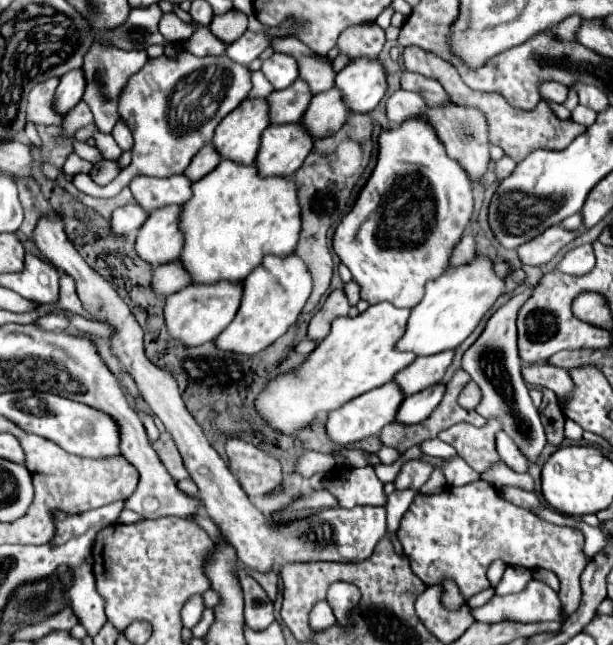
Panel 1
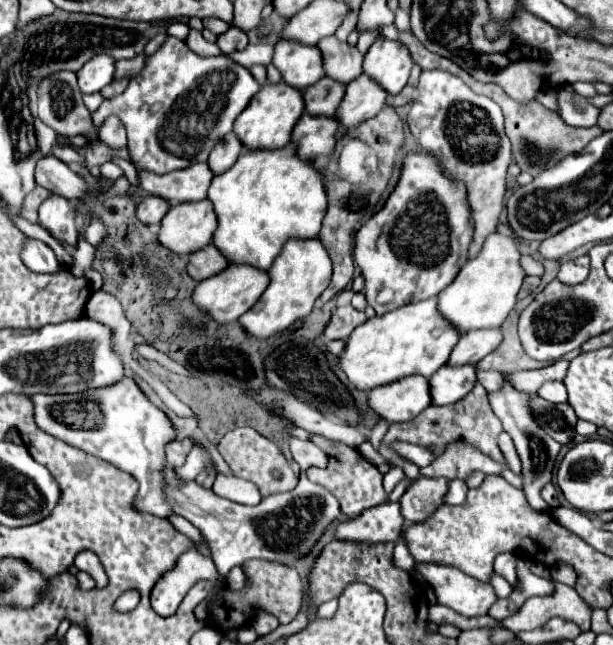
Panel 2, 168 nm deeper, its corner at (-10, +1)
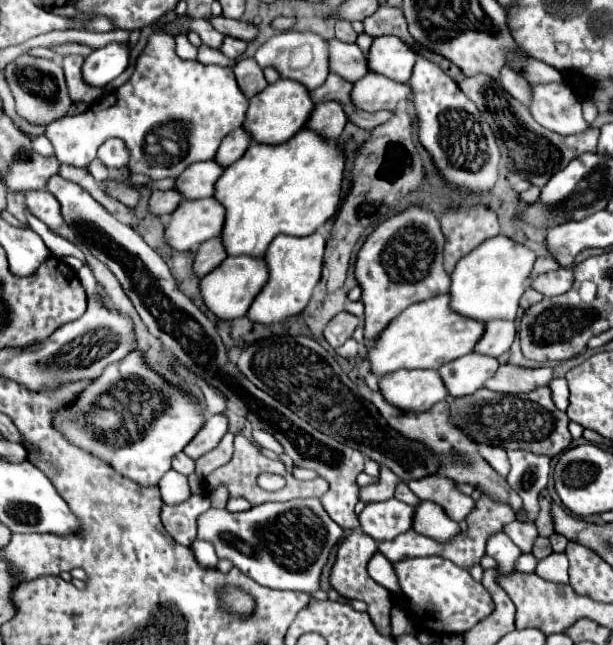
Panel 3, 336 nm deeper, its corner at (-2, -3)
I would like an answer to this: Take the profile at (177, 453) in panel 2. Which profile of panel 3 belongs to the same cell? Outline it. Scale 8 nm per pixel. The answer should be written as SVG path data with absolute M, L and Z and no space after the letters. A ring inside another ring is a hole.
M180 452L180 454L174 458L172 468L174 468L174 470L178 470L180 474L184 474L184 476L190 476L190 474L194 472L194 460L192 460L192 458L188 458L184 452Z

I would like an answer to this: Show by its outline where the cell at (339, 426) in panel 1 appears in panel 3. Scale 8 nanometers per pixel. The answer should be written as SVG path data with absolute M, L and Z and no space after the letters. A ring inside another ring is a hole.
M398 370L380 380L384 398L402 410L428 410L448 396L438 370Z

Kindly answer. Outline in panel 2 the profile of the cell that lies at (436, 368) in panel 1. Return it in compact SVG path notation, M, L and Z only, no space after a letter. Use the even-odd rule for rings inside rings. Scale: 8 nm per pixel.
M500 328L492 330L472 330L460 338L456 344L456 350L452 350L452 358L448 358L446 364L450 366L466 366L476 364L486 354L490 354L502 340Z

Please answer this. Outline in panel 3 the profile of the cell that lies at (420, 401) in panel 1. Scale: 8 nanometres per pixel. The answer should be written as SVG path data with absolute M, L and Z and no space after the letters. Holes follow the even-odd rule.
M468 354L454 362L444 364L438 372L450 392L450 396L462 396L462 394L474 394L478 388L484 386L492 374L500 368L500 362L492 356L484 354Z

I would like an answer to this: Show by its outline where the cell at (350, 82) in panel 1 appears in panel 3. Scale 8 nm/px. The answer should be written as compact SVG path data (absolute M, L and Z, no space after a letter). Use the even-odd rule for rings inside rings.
M378 36L368 50L368 66L372 72L384 74L396 82L408 82L416 52L396 36Z

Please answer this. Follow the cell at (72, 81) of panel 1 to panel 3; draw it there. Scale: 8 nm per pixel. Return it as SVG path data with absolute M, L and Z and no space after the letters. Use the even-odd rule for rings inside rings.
M110 42L84 60L84 80L90 86L106 86L128 68L128 58L130 44Z

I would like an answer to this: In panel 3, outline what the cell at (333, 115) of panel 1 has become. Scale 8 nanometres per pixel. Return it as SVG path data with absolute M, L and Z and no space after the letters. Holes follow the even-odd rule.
M370 72L354 84L352 102L366 112L378 112L378 110L394 112L398 104L410 98L410 94L412 90L408 84L392 82L390 78L384 78L382 74Z

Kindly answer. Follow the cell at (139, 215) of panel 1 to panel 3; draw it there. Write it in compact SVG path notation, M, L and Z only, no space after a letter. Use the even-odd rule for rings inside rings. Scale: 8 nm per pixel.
M156 190L150 198L150 212L160 214L160 216L162 214L172 214L178 208L180 200L182 198L180 198L180 194L176 194L176 190L166 190L166 192Z

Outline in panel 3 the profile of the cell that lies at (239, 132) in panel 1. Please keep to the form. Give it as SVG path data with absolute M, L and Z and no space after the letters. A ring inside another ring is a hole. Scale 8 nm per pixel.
M280 78L278 82L268 84L262 92L258 92L254 98L250 98L250 108L246 114L244 128L252 134L252 138L256 142L282 144L282 142L288 142L298 130L304 128L312 110L314 110L314 102L310 98L308 88L294 80Z

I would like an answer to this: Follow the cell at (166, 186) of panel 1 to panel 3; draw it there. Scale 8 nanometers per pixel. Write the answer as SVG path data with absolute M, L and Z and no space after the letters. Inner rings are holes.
M216 160L208 162L196 162L184 170L184 174L176 180L176 190L184 198L210 198L214 196L214 184L222 176L224 168Z

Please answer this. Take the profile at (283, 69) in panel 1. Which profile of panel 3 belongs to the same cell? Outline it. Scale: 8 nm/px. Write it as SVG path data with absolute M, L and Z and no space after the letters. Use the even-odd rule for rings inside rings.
M282 32L270 38L254 55L254 60L266 68L274 66L282 78L296 80L304 84L308 90L316 90L328 76L328 44L322 36L314 32Z

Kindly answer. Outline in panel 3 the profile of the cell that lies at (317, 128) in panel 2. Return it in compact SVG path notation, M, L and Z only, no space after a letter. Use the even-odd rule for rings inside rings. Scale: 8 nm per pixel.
M324 102L314 108L306 128L312 128L314 132L326 136L328 140L336 140L342 134L346 122L348 118L338 102Z

